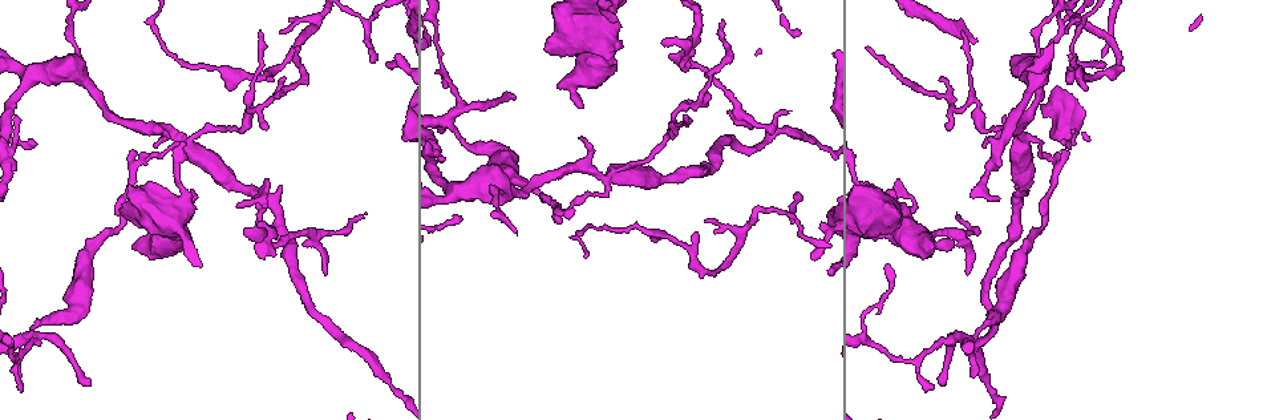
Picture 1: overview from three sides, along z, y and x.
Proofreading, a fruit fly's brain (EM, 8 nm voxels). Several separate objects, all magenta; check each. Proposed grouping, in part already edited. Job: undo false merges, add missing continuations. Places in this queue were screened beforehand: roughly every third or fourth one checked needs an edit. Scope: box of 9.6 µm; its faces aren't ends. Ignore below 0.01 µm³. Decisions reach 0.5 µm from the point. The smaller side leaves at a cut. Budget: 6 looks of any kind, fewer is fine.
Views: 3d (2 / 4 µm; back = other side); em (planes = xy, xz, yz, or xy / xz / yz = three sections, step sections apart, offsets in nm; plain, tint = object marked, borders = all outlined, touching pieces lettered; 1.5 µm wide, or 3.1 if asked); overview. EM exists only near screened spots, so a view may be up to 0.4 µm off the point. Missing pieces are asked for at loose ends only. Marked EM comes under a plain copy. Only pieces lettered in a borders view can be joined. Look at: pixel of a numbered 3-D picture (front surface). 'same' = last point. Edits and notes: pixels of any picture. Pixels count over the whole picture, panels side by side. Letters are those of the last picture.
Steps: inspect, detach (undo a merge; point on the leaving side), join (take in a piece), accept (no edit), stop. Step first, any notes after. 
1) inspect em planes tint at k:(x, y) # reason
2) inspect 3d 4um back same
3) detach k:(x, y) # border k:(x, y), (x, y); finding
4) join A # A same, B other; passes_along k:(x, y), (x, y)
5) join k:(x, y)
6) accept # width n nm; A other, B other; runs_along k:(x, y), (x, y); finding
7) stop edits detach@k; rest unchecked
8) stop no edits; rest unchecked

inspect em yz step 8 borders at 1:(284, 79) # thin end

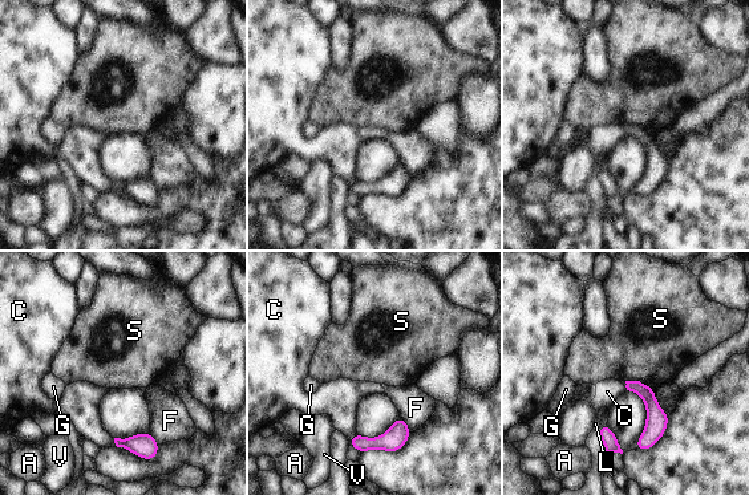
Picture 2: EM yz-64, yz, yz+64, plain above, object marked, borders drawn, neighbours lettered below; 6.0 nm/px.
inspect em planes borders same

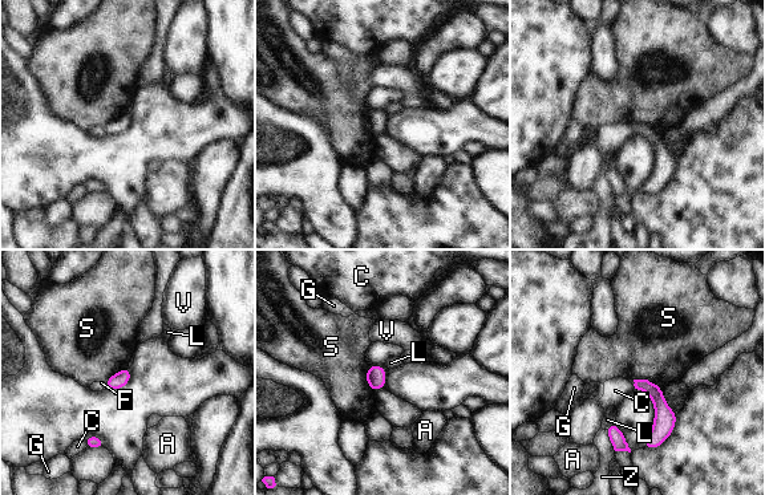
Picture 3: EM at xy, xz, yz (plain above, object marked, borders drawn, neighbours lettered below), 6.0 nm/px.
accept # width 90 nm; A other, C other, F other, G other, L other, S other, V other, Z other; border 3:(614, 422), (604, 429); none of them fits

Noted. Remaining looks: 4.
inspect 3d 2um back at 1:(297, 47) # tapers out

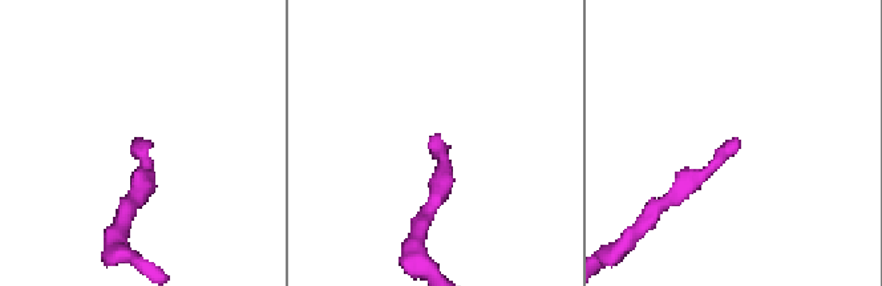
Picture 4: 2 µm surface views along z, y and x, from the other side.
inspect em yz step 4 tint at 4:(429, 136)

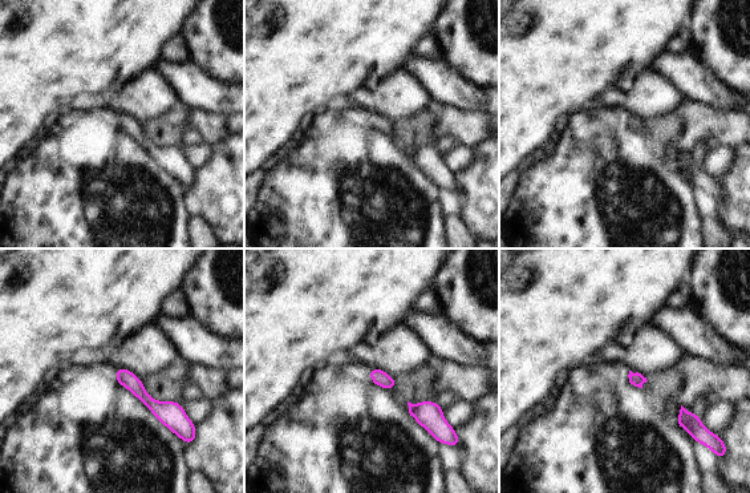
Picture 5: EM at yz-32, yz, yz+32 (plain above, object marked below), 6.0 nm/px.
inspect em planes borders same

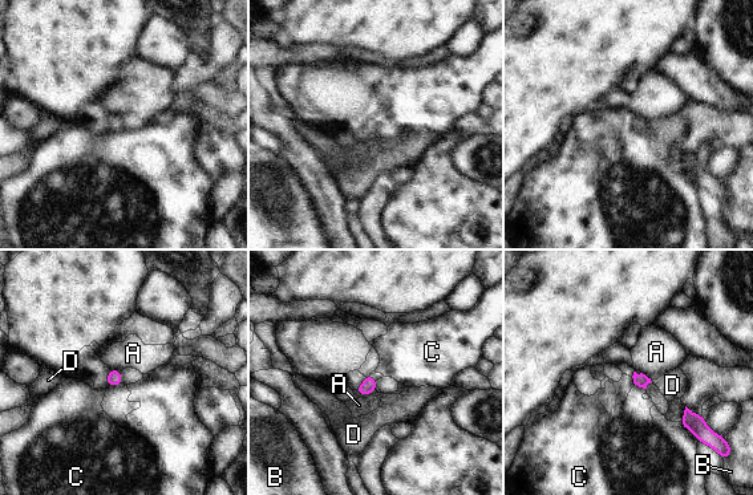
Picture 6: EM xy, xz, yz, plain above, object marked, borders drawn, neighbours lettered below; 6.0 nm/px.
accept # width 80 nm; A other, B other, C other, D other; border 6:(631, 377), (635, 384); no lettered piece goes on from it

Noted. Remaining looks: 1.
inspect em xy step 4 borders at 1:(1044, 227) # abrupt turn

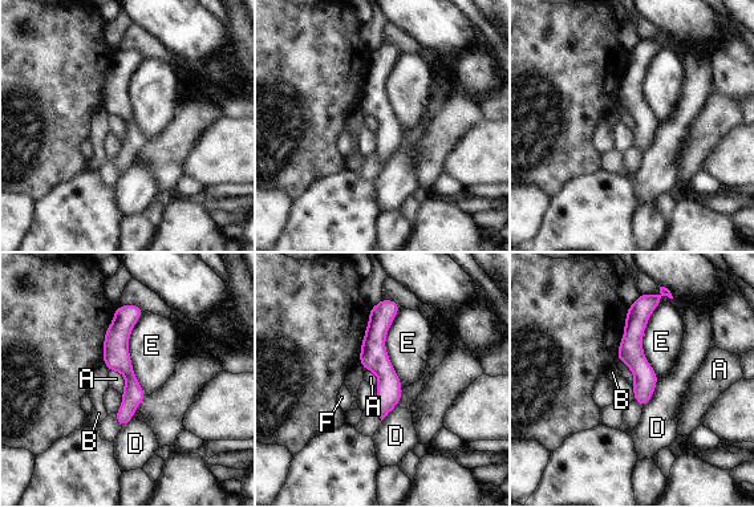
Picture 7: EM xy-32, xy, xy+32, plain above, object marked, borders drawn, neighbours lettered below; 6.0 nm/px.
accept # longest_contact E 440 nm; A other, B other, D other, E other, F other; border 7:(402, 389), (400, 401), (381, 420); one neuron here

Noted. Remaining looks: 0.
stop no edits; rest unchecked

